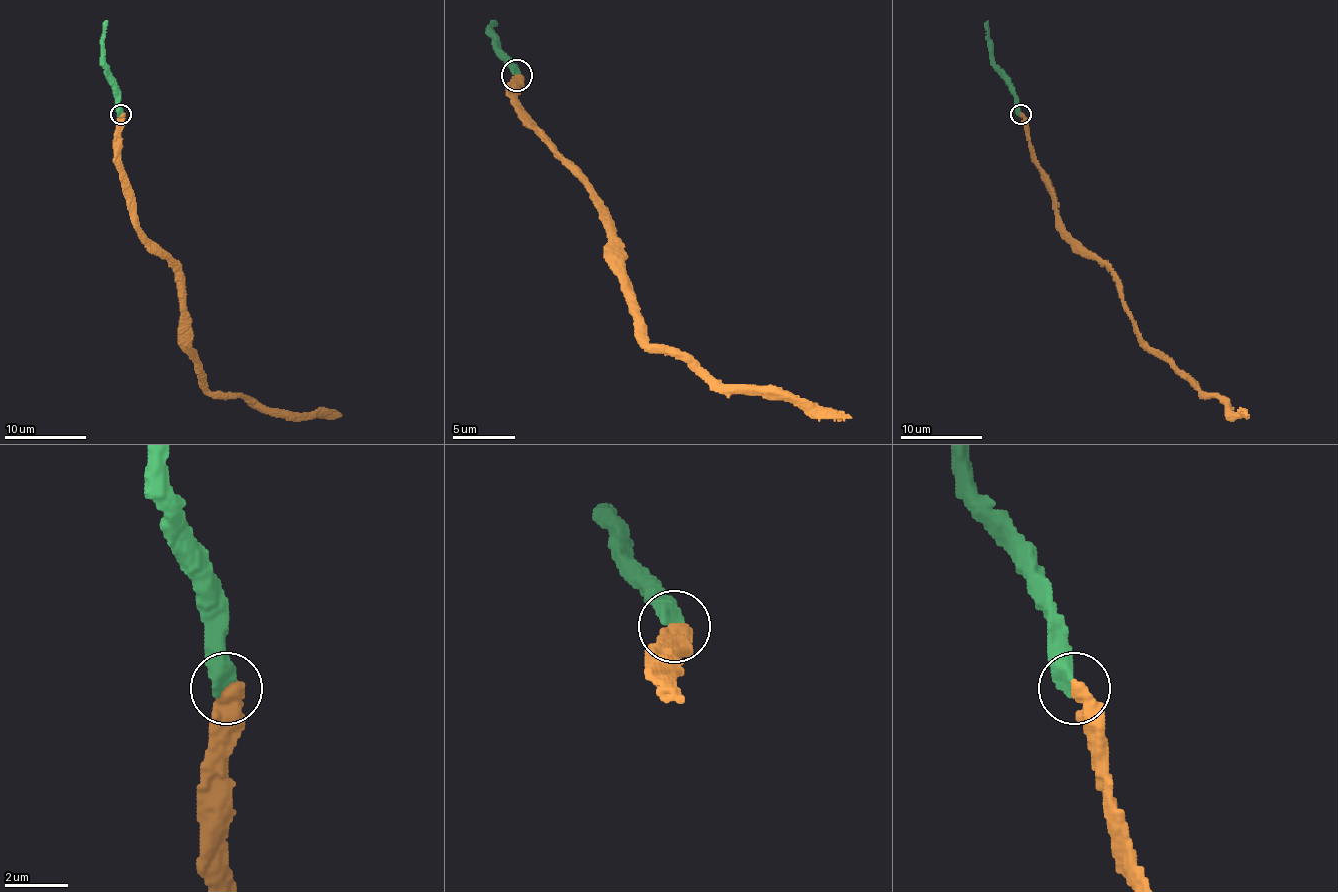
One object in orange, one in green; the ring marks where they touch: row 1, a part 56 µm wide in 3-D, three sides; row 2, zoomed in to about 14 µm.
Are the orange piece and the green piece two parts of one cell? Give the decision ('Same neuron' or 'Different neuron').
Same neuron

